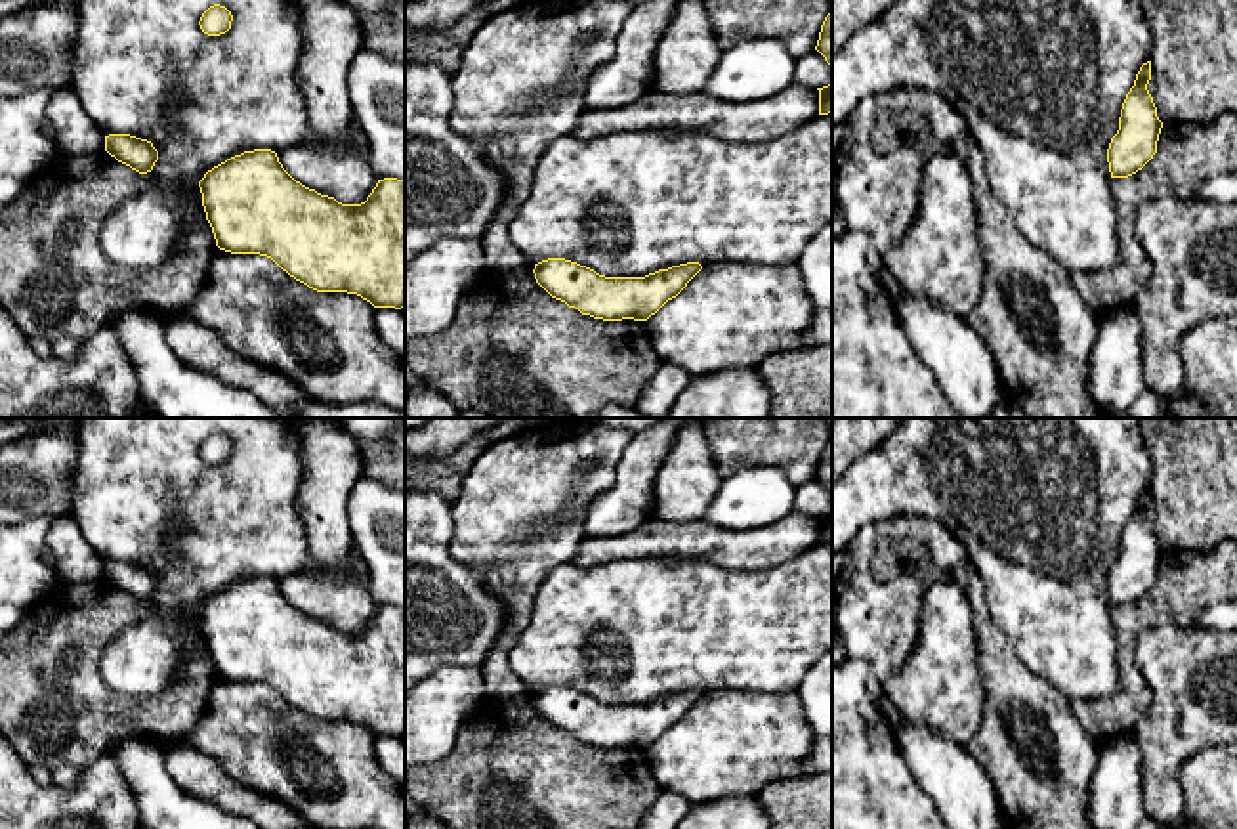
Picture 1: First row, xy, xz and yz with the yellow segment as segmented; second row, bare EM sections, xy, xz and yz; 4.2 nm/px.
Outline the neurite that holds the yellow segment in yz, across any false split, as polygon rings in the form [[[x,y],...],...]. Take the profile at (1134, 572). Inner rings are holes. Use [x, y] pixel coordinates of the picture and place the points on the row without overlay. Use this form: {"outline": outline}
{"outline": [[[1151,489],[1143,491],[1119,544],[1119,558],[1111,565],[1107,590],[1111,606],[1128,606],[1142,598],[1157,581],[1163,550],[1147,518]]]}

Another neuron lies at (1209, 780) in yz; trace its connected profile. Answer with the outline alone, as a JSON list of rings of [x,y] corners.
[[[1237,743],[1208,747],[1180,770],[1184,812],[1163,829],[1237,829]]]

